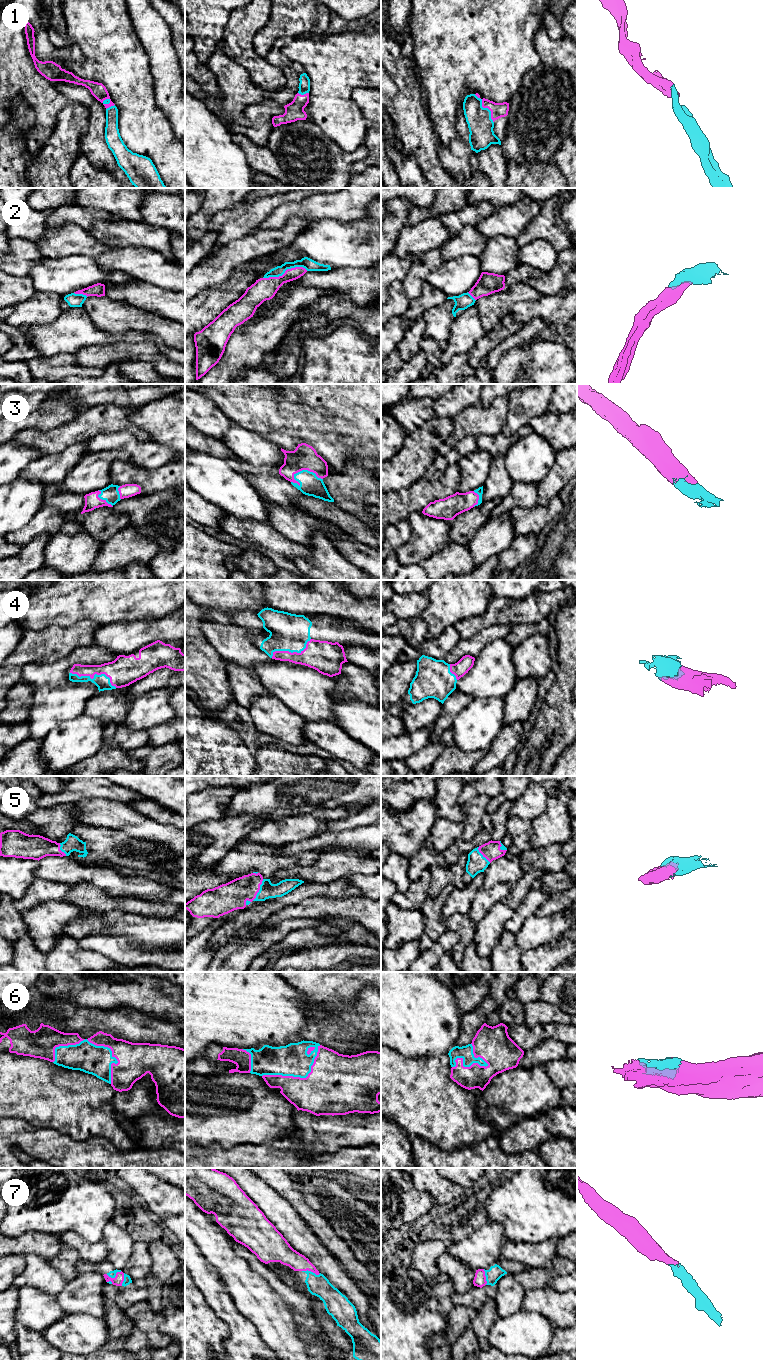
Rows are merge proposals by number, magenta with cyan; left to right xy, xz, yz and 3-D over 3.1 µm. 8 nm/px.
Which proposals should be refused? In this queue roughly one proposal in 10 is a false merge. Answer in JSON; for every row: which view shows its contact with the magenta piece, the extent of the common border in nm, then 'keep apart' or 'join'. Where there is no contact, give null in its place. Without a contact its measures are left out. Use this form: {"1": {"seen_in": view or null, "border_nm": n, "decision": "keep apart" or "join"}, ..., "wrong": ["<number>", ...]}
{"1": {"seen_in": "yz", "border_nm": 280, "decision": "join"}, "2": {"seen_in": "xz", "border_nm": 360, "decision": "join"}, "3": {"seen_in": "xz", "border_nm": 260, "decision": "join"}, "4": {"seen_in": "xy", "border_nm": 400, "decision": "join"}, "5": {"seen_in": "xz", "border_nm": 200, "decision": "join"}, "6": {"seen_in": "xy", "border_nm": 550, "decision": "join"}, "7": {"seen_in": "xz", "border_nm": 150, "decision": "join"}, "wrong": []}

